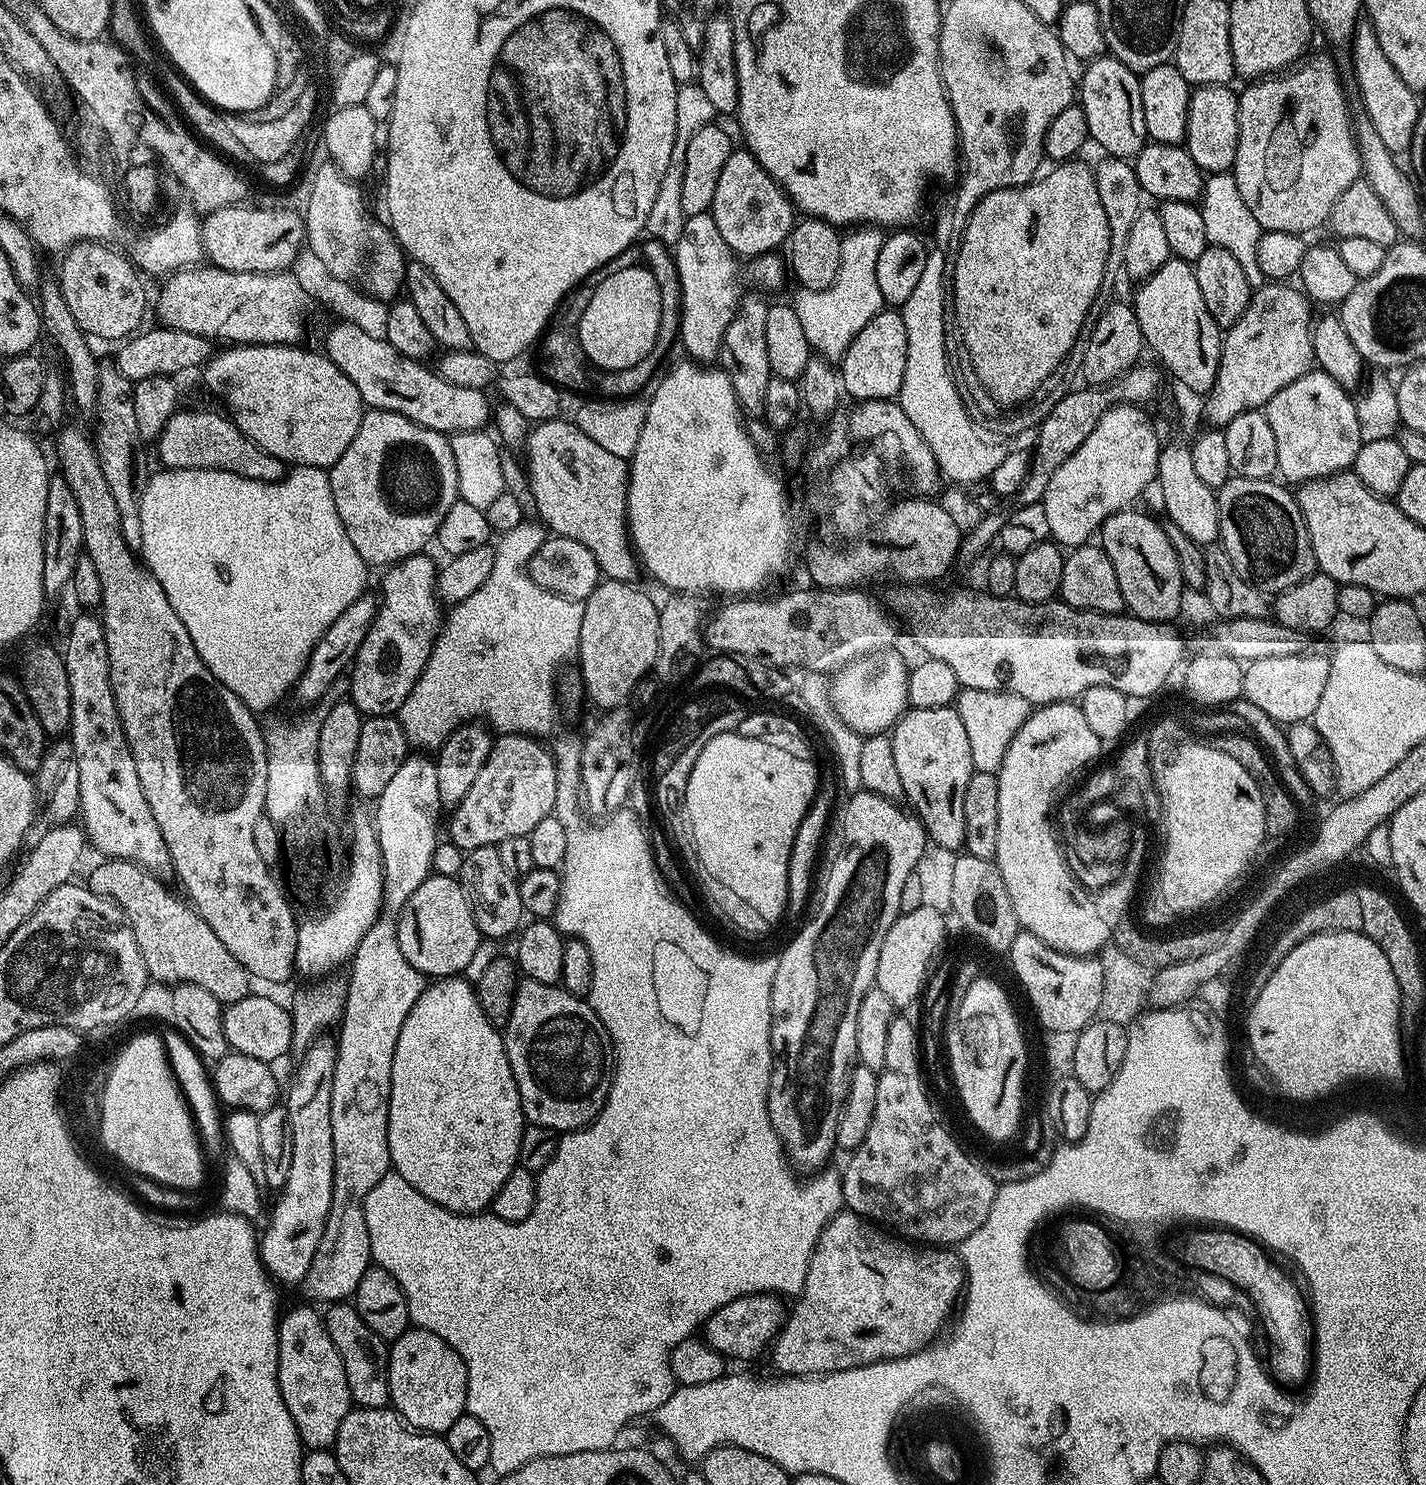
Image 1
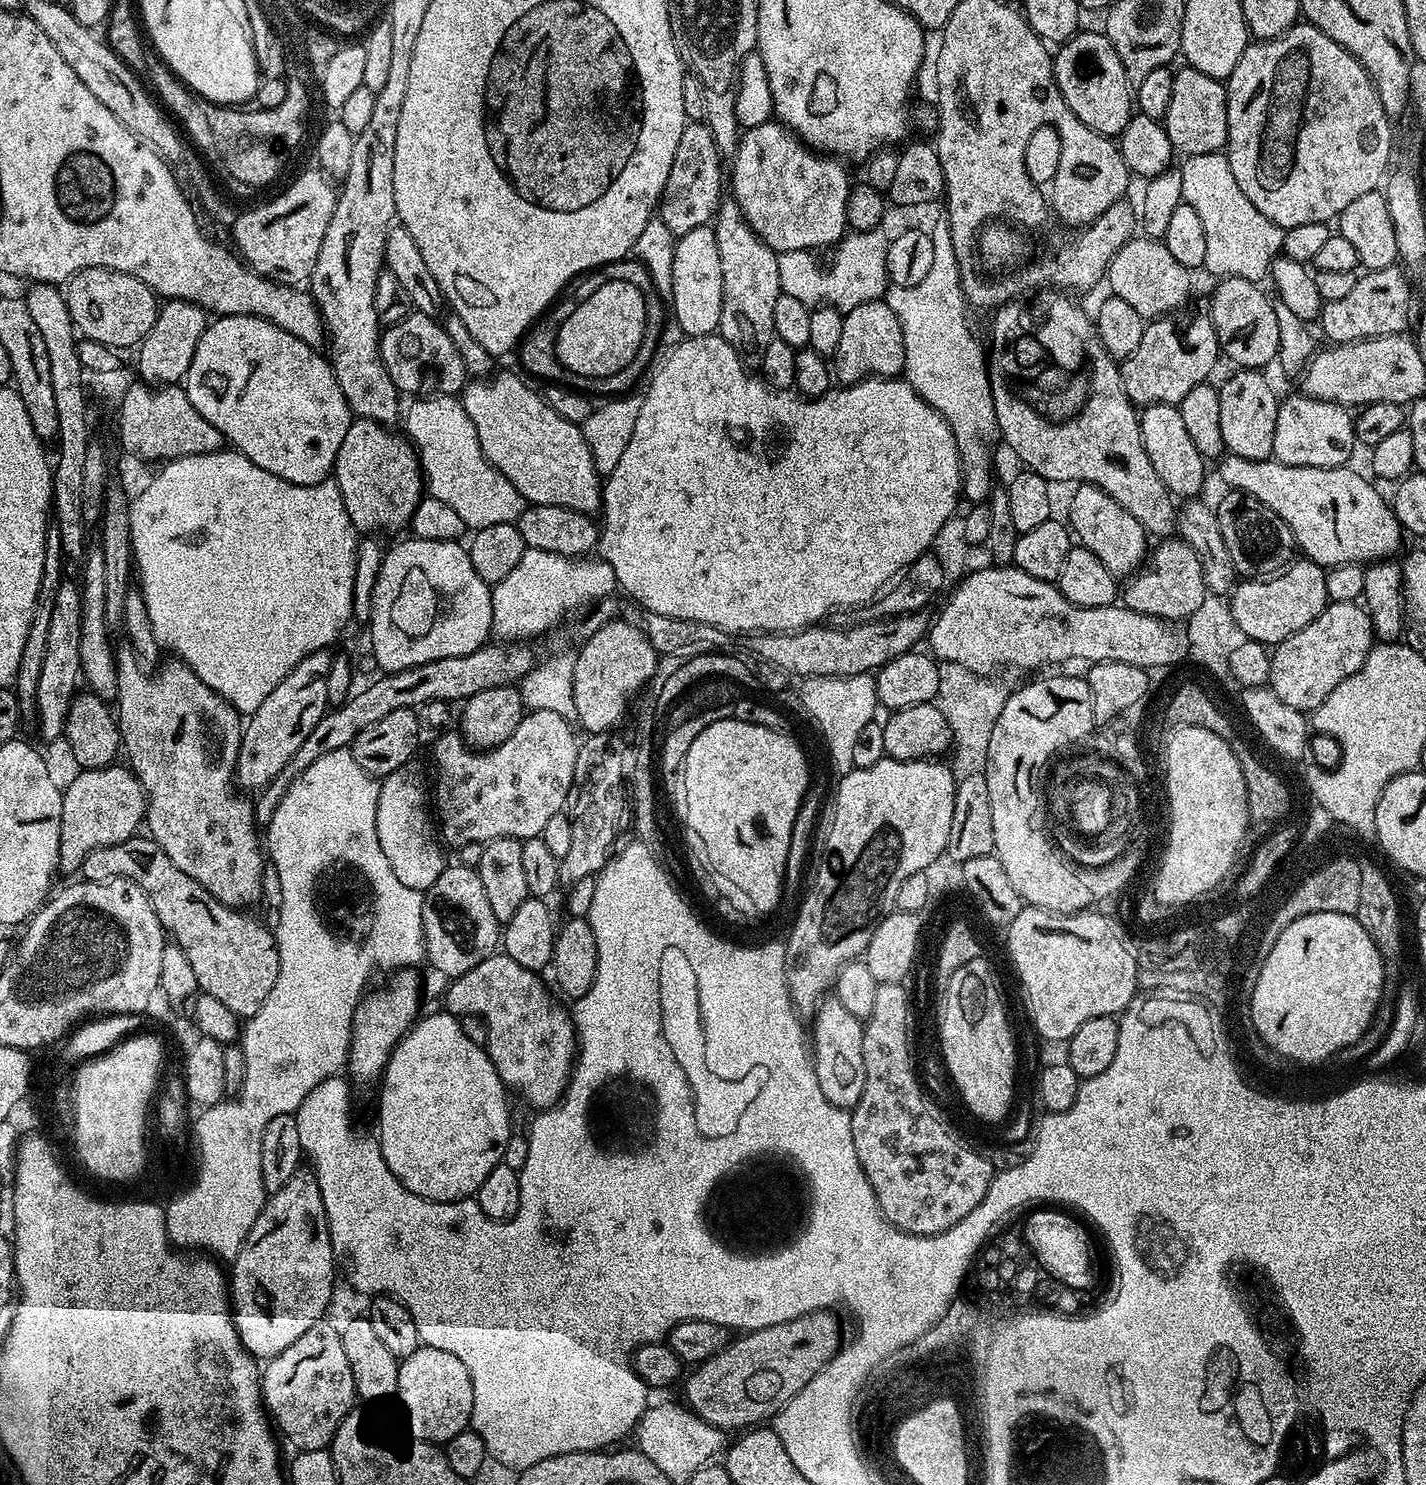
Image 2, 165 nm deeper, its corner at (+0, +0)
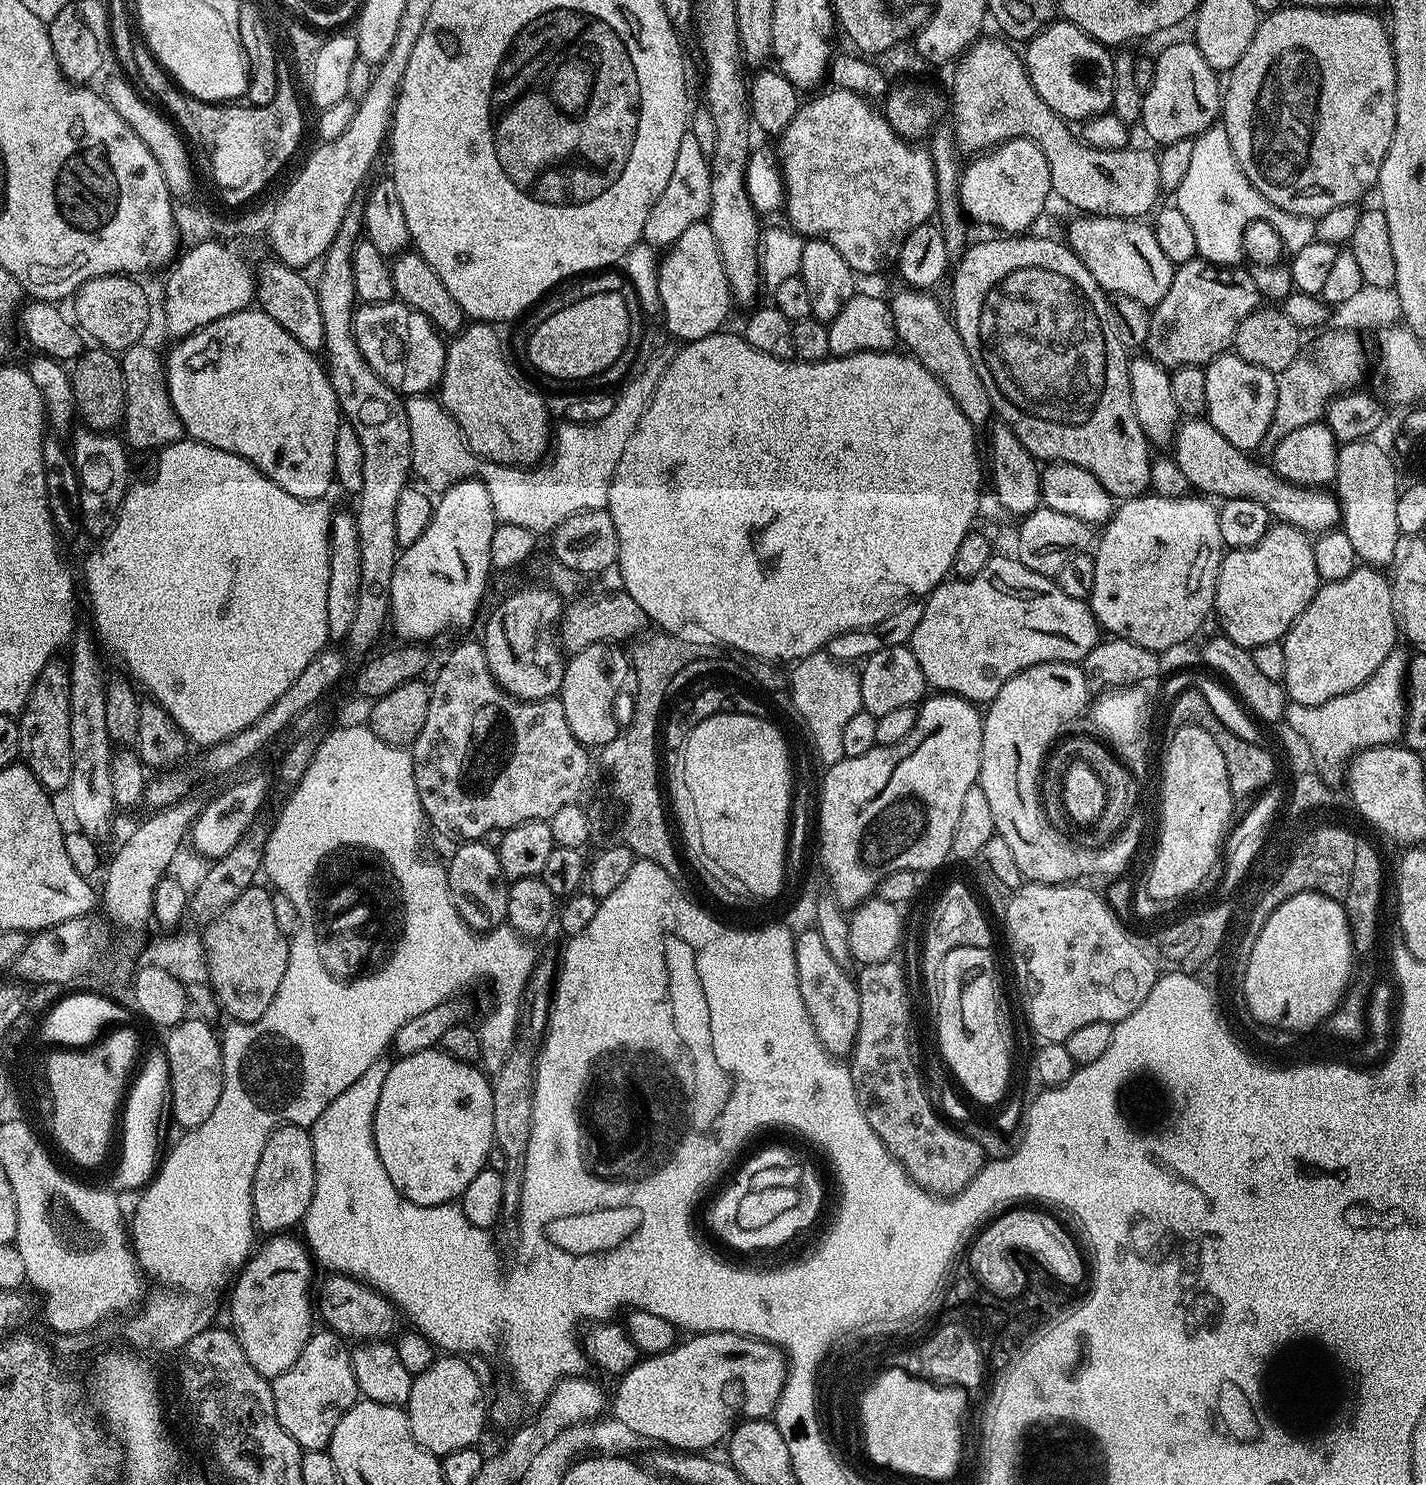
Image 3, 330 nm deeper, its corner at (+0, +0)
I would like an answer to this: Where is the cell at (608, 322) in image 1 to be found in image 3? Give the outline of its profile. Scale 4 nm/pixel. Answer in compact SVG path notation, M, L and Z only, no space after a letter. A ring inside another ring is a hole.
M619 292L594 294L590 298L582 298L582 302L574 302L566 306L566 310L558 310L558 314L550 314L535 326L528 336L528 360L541 372L544 378L552 377L560 380L581 380L587 382L592 376L598 376L608 367L618 362L626 346L630 334L630 304Z

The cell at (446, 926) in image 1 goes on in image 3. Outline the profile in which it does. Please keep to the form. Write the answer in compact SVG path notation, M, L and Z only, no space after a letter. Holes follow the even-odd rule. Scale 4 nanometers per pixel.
M464 842L452 856L452 861L447 861L448 889L452 894L452 901L460 917L476 932L488 932L492 928L499 928L508 918L508 886L509 880L504 876L502 862L497 849L486 846L483 842Z

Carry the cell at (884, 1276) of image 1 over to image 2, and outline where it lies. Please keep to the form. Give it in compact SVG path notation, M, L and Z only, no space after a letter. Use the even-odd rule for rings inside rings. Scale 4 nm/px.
M828 1310L807 1312L793 1320L768 1322L755 1330L743 1333L741 1340L733 1339L718 1354L711 1356L709 1360L703 1360L695 1365L692 1372L683 1381L684 1396L687 1407L697 1412L702 1419L710 1422L715 1428L731 1430L748 1430L753 1426L760 1426L764 1419L775 1417L784 1405L801 1392L822 1369L831 1362L832 1357L840 1351L840 1324L835 1320L833 1313Z

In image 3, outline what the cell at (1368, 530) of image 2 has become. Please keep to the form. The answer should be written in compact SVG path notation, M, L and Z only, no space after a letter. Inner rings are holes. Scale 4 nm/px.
M1185 419L1176 430L1175 448L1174 459L1176 465L1182 470L1182 474L1186 474L1189 485L1197 493L1207 494L1212 498L1220 496L1219 498L1224 500L1250 498L1254 502L1266 506L1269 517L1275 518L1282 524L1293 524L1296 528L1301 528L1303 532L1309 534L1330 532L1340 524L1340 501L1336 499L1331 491L1319 488L1302 488L1298 484L1292 484L1290 481L1284 480L1276 475L1267 463L1261 462L1259 459L1256 459L1257 461L1251 460L1248 457L1251 455L1247 451L1241 450L1230 442L1226 442L1226 438L1222 438L1222 434L1218 434L1216 427L1208 423L1207 419Z

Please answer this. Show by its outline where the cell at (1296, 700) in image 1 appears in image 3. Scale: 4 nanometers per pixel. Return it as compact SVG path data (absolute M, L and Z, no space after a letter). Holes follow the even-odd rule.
M1358 566L1338 582L1321 583L1310 606L1302 610L1282 641L1286 650L1286 674L1282 687L1291 703L1300 704L1307 710L1362 686L1362 682L1366 682L1398 646L1398 621L1392 605L1392 585L1389 577L1384 575L1381 569Z

